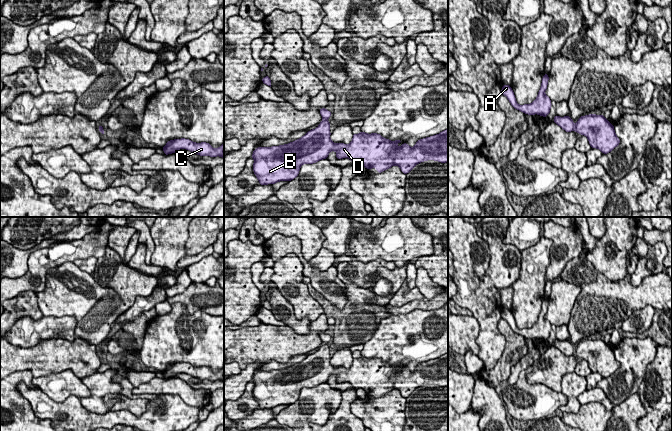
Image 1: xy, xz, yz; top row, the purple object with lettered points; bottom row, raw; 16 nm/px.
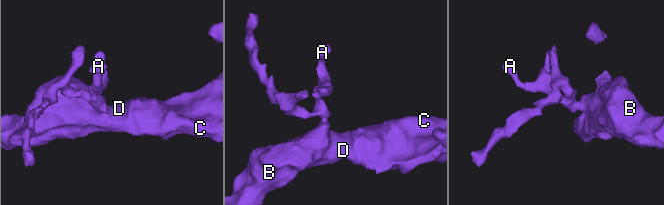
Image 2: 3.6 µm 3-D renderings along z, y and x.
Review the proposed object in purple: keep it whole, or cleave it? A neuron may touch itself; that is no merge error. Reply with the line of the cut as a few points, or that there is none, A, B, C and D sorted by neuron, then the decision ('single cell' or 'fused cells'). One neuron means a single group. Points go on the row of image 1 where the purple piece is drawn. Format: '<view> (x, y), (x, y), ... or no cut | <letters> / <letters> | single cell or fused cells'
yz (574, 125), (575, 128) | A / B C D | fused cells

